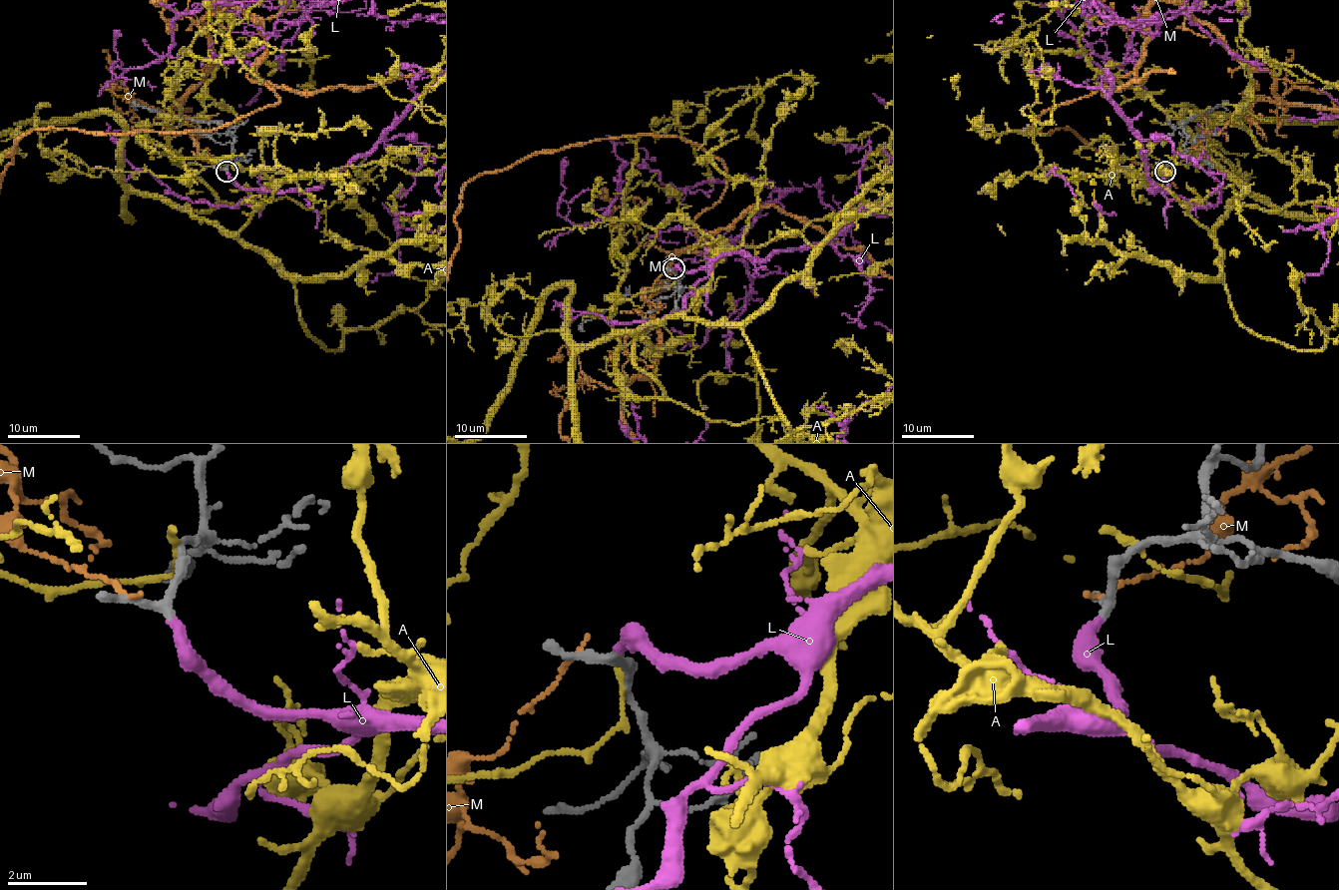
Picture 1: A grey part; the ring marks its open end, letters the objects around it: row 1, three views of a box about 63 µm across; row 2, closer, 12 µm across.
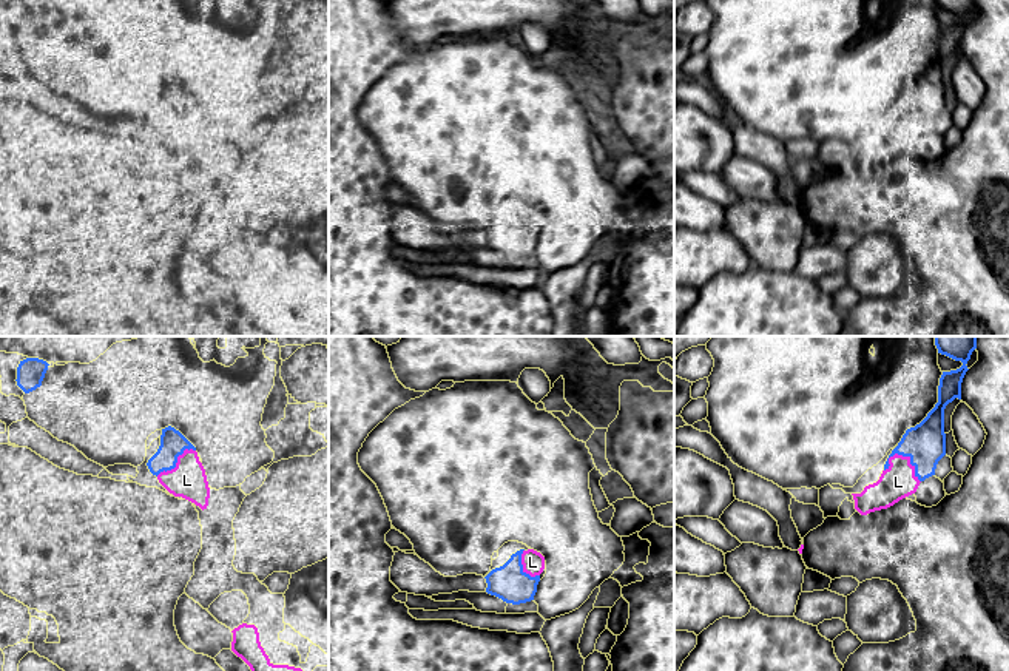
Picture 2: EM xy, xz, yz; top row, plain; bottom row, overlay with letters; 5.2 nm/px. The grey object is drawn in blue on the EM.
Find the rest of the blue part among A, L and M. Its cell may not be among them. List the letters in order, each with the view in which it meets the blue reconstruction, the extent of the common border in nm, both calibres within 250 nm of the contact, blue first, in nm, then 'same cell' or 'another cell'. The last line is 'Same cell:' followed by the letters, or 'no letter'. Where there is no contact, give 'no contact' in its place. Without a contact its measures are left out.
A: no contact; another cell
L: contact in yz; length 220 nm; calibres 200 and 180 nm; same cell
M: no contact; another cell
Same cell: L

